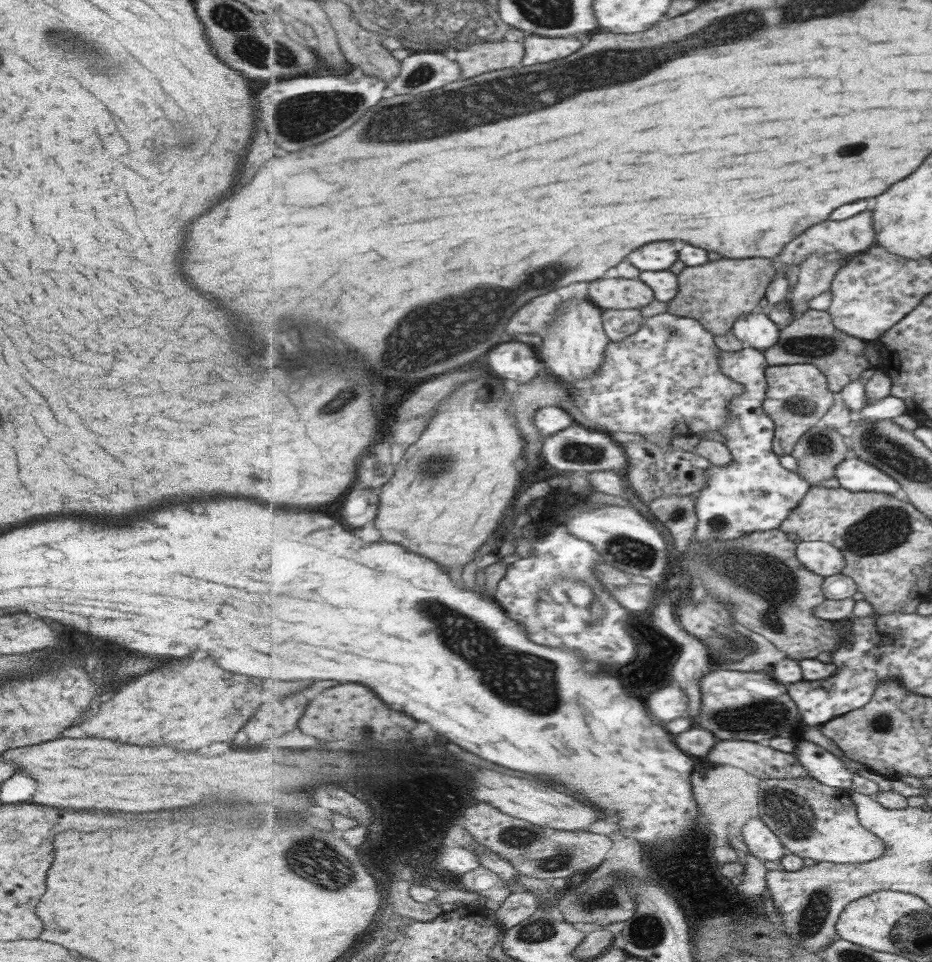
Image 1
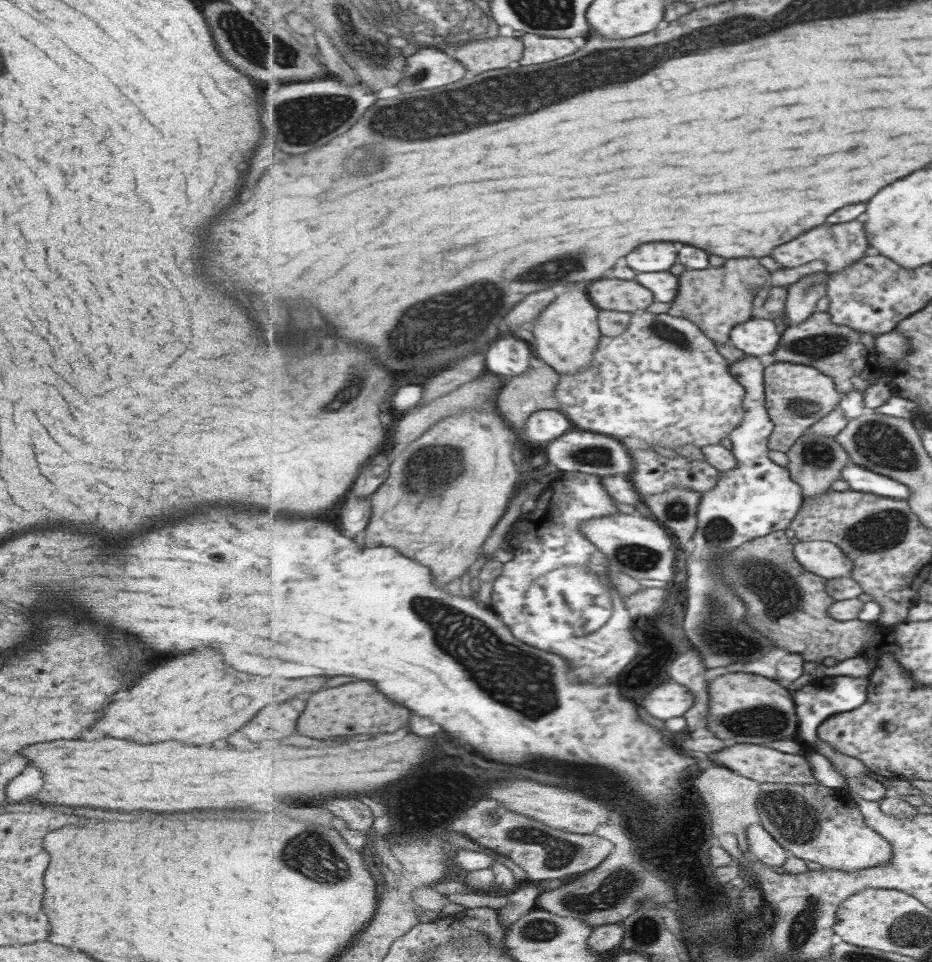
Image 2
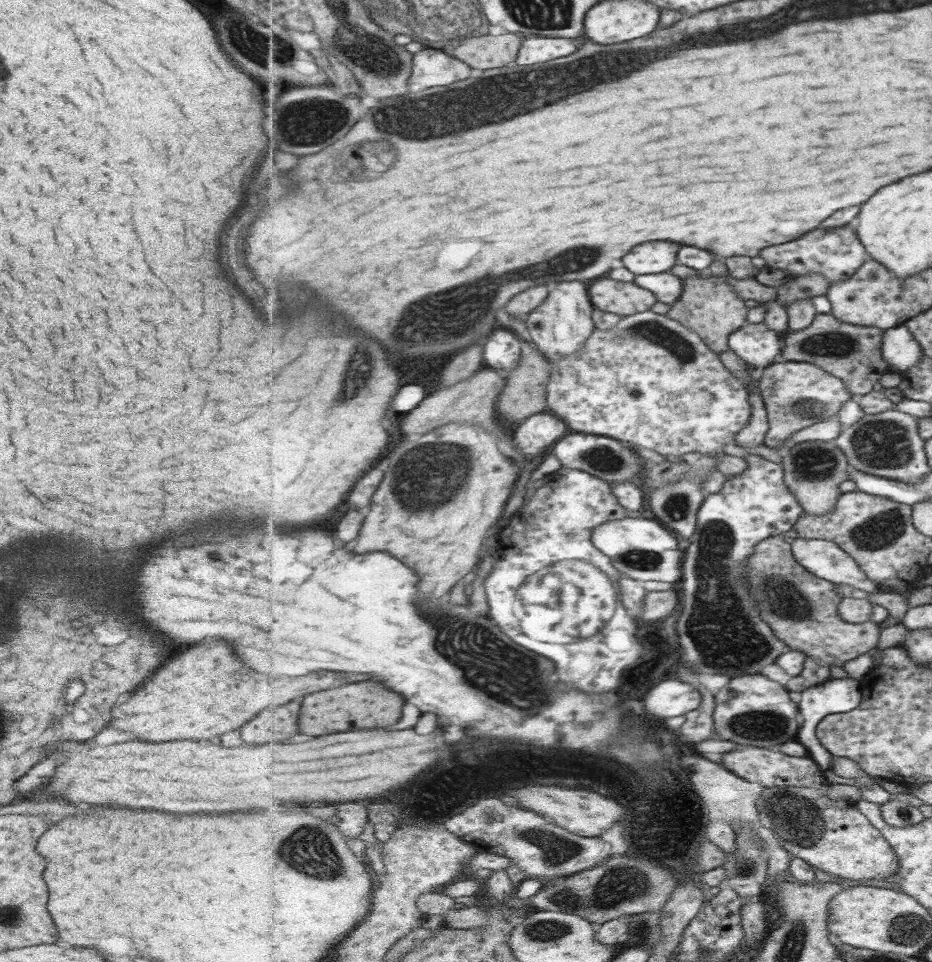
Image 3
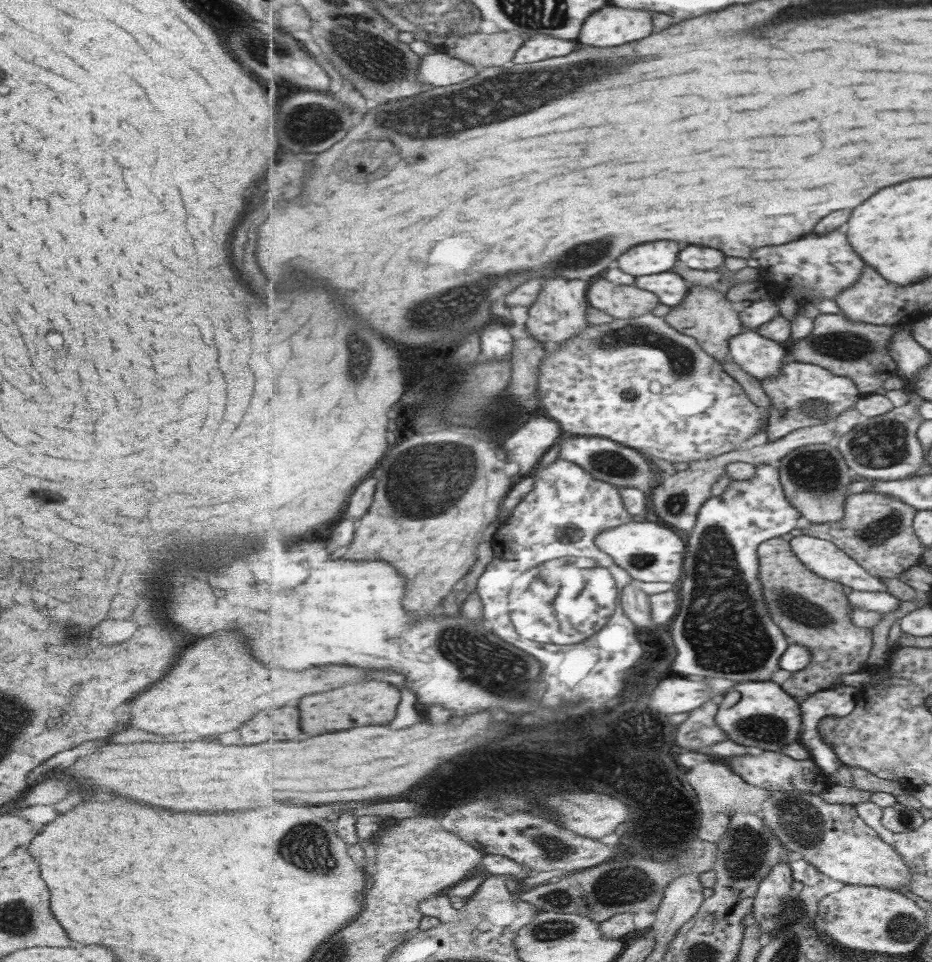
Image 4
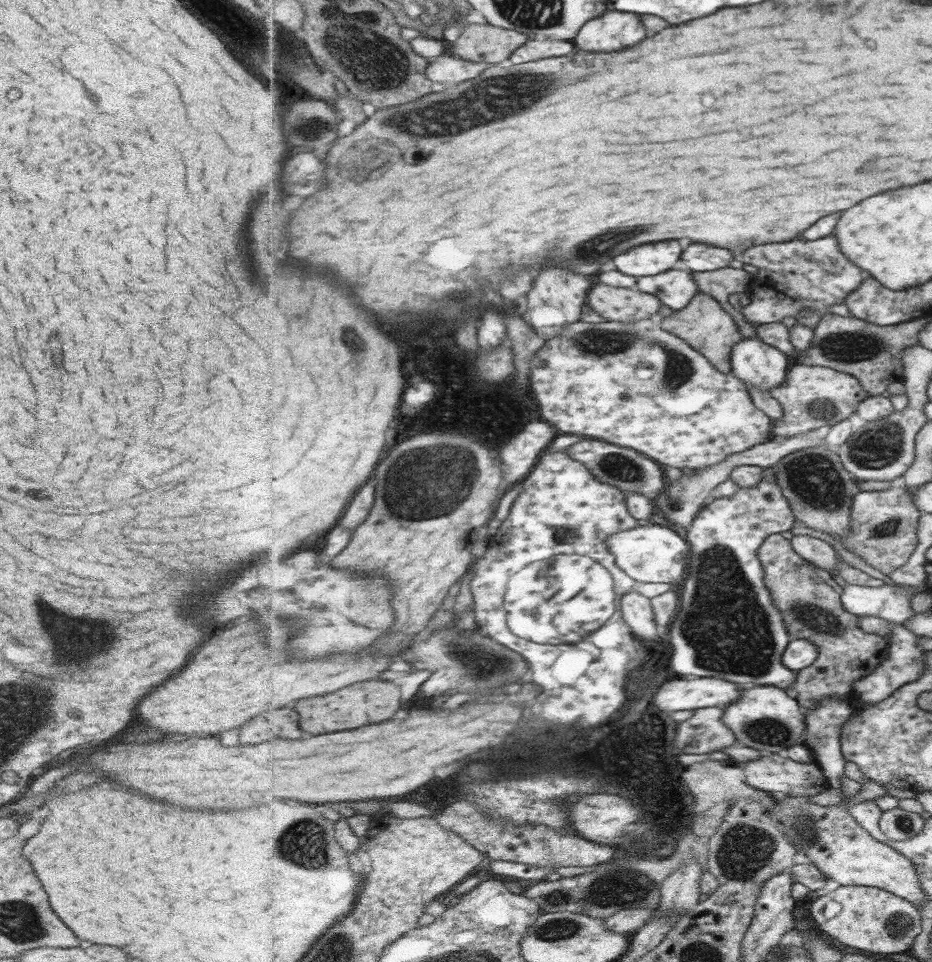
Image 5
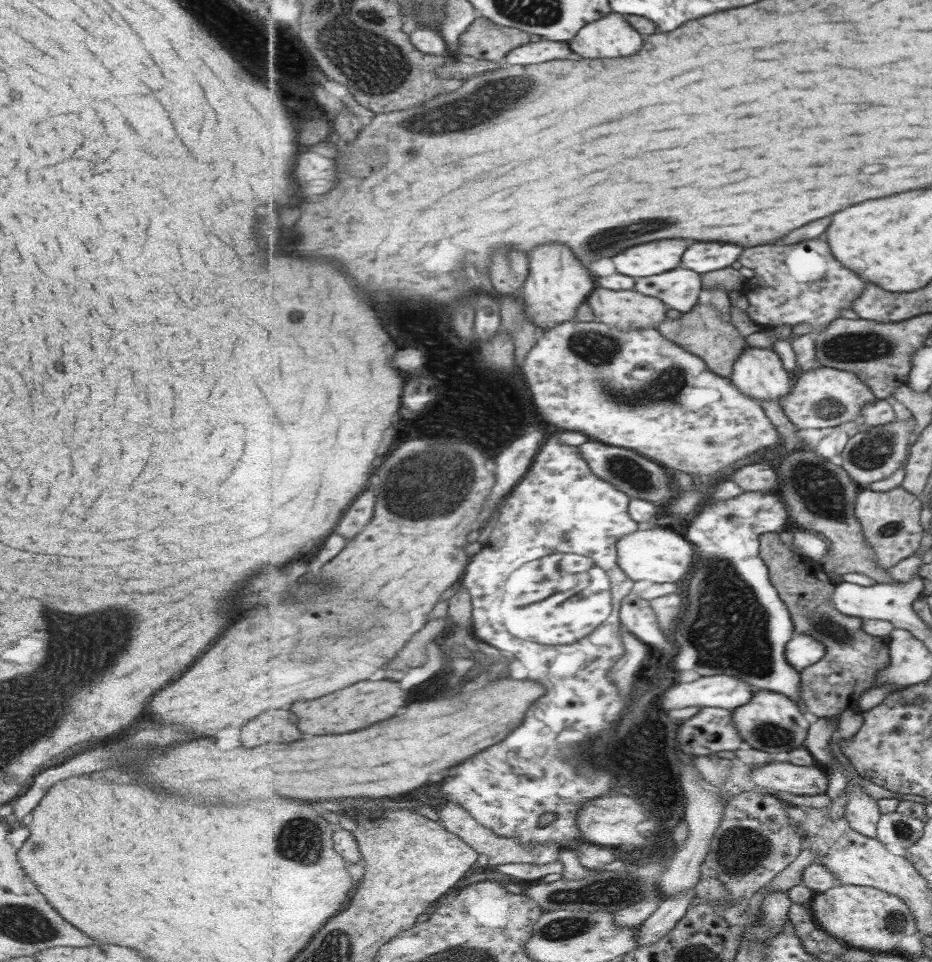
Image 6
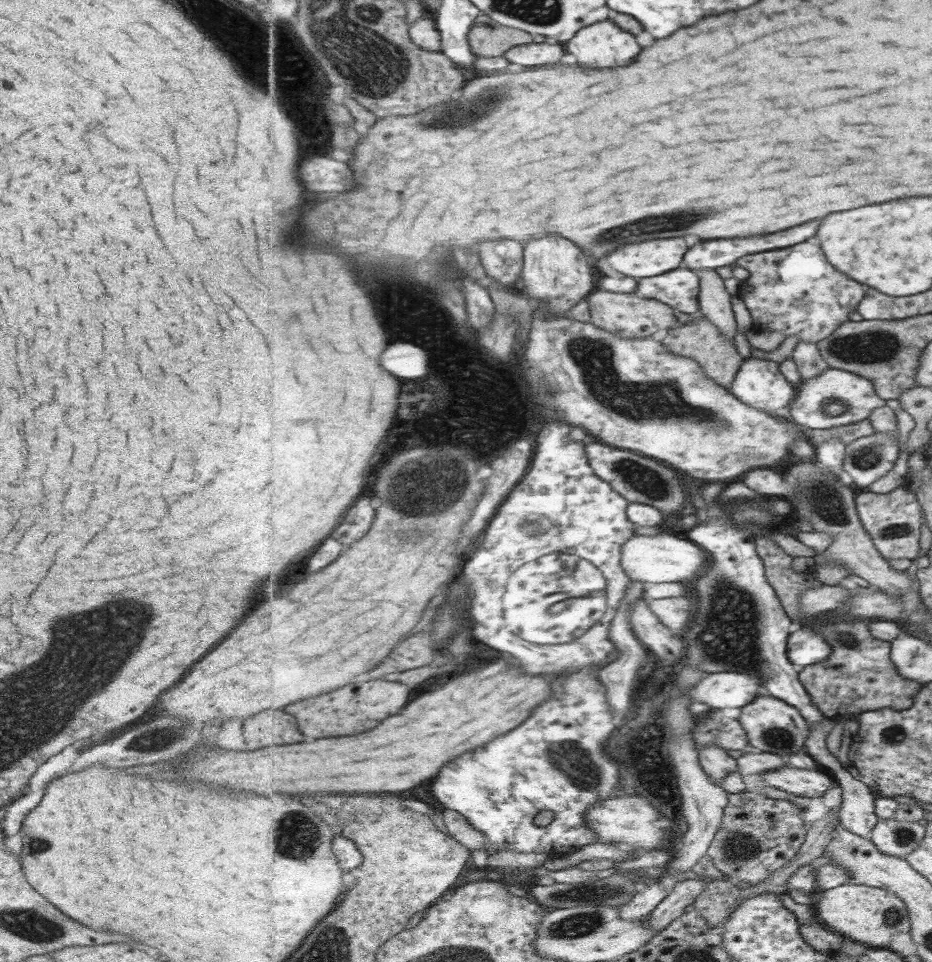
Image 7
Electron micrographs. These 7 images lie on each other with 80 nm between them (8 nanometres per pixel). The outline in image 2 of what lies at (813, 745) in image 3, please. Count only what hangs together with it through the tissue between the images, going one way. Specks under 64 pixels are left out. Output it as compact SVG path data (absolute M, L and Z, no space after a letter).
M869 675L861 678L850 676L820 677L816 678L815 682L812 682L809 686L794 688L792 695L795 699L801 725L798 733L801 734L803 741L808 746L817 749L819 727L837 714L848 713L863 706L867 702L869 680L871 680Z

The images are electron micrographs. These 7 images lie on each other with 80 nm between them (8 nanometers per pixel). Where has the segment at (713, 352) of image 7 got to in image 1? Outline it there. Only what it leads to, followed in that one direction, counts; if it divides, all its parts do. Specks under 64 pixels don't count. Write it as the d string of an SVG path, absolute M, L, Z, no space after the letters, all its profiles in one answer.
M731 258L687 268L679 274L679 294L669 302L669 314L680 317L698 318L707 330L715 336L732 332L738 318L758 310L757 304L766 298L767 290L774 281L774 259L771 258Z

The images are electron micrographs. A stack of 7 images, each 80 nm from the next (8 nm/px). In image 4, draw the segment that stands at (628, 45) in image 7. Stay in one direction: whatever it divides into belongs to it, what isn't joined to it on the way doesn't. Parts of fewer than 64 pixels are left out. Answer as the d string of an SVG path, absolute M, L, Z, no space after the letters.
M604 6L587 18L578 42L609 48L645 40L654 33L654 13L645 9Z

